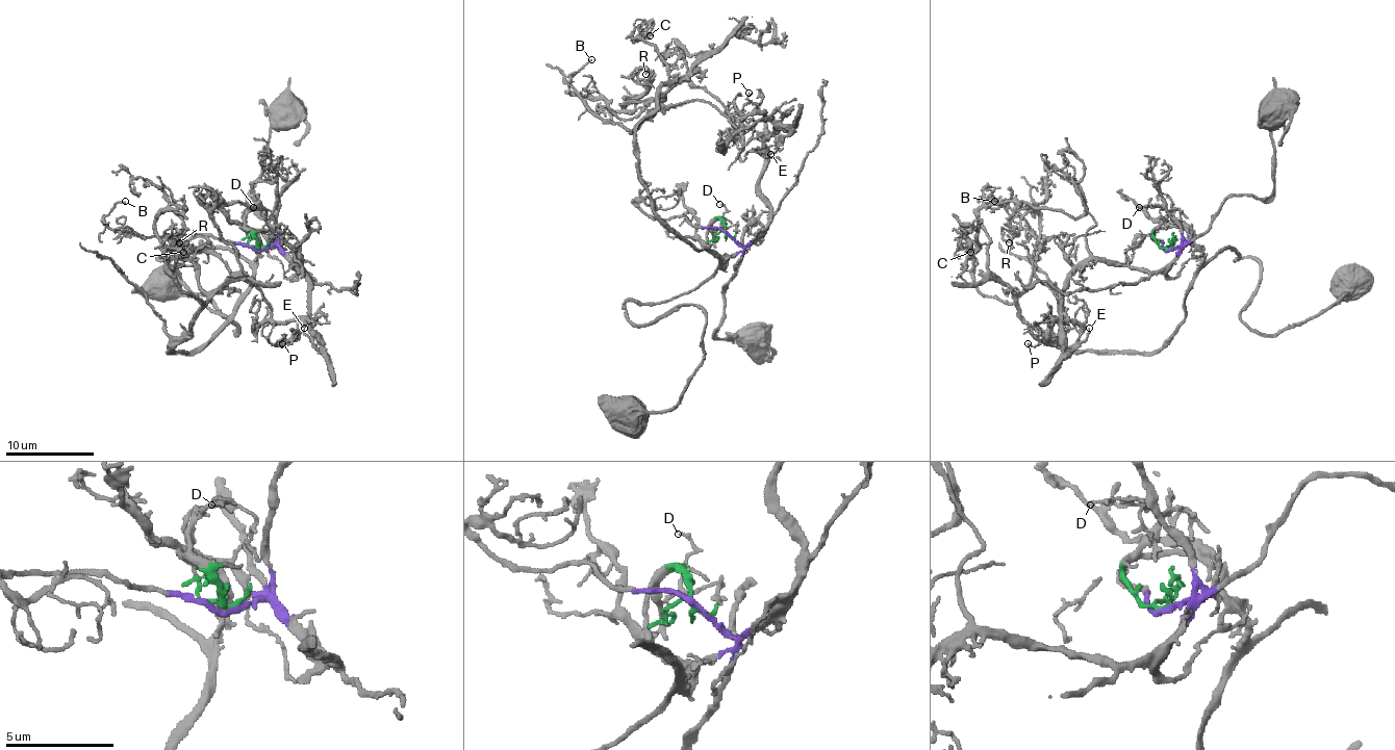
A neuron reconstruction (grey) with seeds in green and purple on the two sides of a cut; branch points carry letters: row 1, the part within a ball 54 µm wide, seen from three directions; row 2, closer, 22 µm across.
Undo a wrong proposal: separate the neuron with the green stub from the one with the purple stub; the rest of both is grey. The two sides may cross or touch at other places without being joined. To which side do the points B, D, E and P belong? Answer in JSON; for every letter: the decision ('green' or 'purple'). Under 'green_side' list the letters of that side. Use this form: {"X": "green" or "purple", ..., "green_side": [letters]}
{"B": "purple", "D": "green", "E": "purple", "P": "purple", "green_side": ["D"]}

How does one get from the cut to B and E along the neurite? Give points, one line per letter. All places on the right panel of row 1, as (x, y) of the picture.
B: (1169, 249), (1181, 249), (1163, 268), (1082, 264), (1062, 321), (1036, 258), (1054, 236), (993, 201)
E: (1169, 249), (1181, 249), (1163, 268), (1082, 264), (1064, 291), (1066, 353), (1088, 328)

